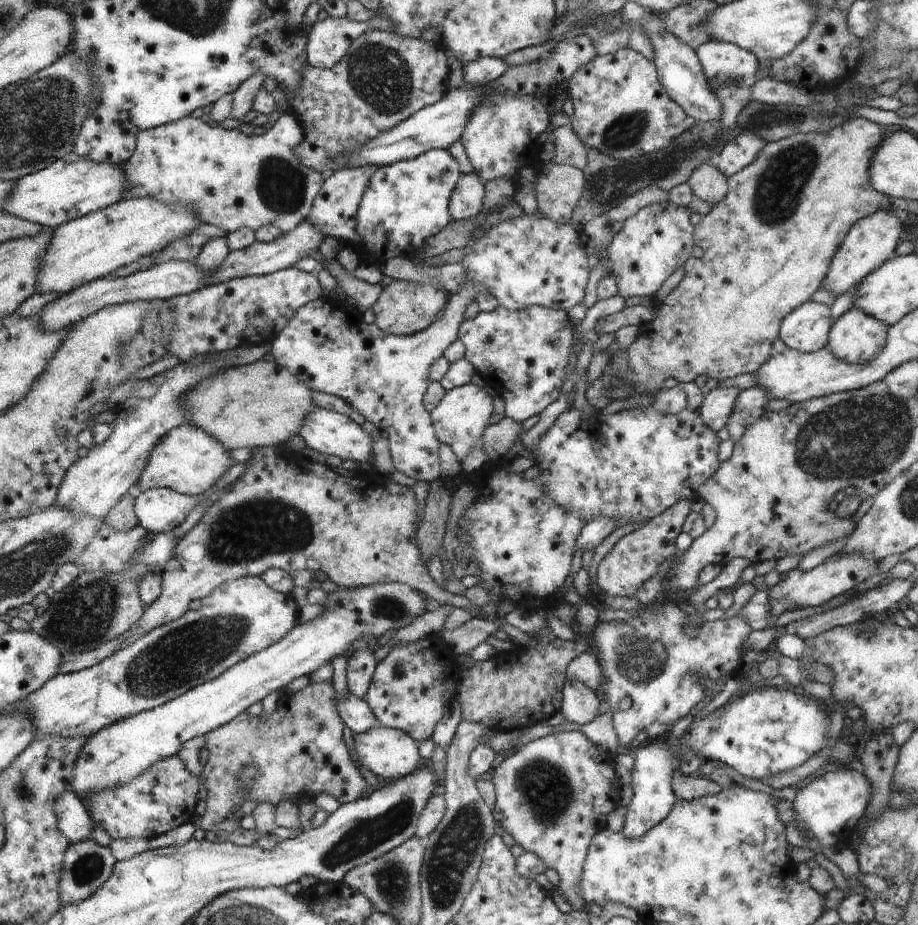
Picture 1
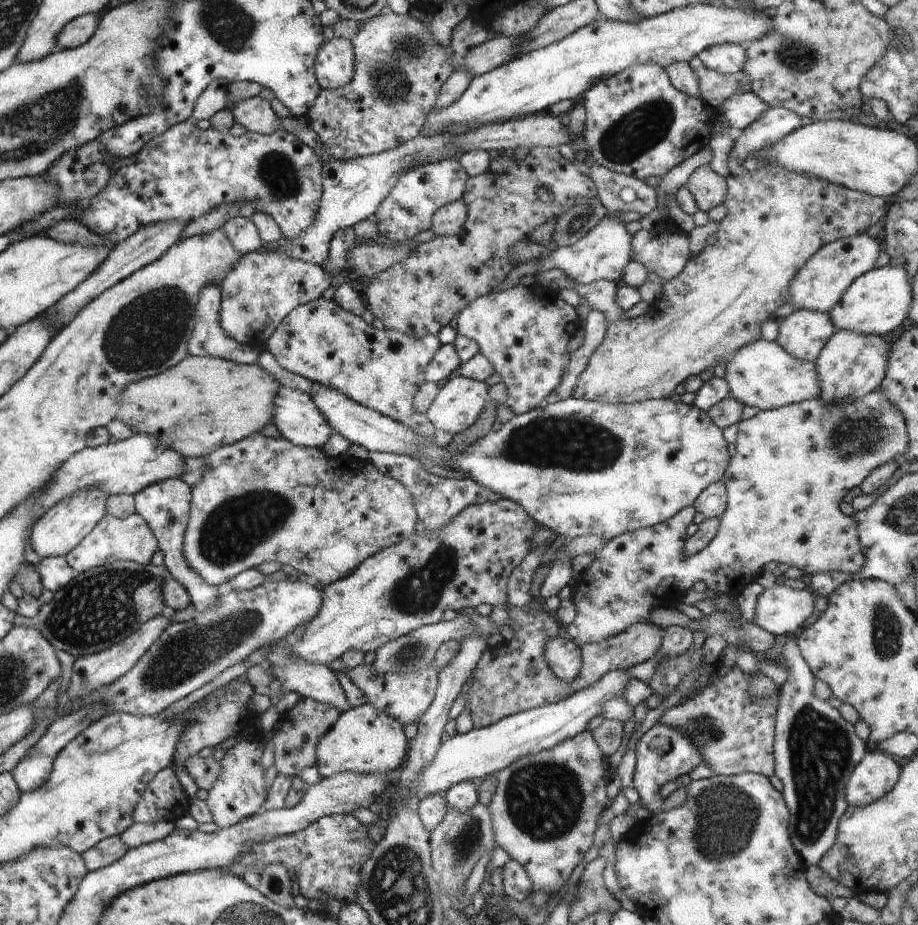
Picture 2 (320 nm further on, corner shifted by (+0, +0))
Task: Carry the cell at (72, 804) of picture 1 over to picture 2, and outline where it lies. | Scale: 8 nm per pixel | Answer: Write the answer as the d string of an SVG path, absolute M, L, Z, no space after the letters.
M32 754L24 758L12 770L16 785L22 794L26 792L39 791L51 778L54 771L54 761L50 756L44 754Z

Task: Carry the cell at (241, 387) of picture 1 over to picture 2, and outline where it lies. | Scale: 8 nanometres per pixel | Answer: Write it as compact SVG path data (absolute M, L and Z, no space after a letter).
M188 354L171 370L172 372L162 372L129 385L124 391L119 414L114 419L124 422L139 433L155 436L168 448L194 458L207 457L220 447L238 443L247 436L259 433L266 424L273 422L276 396L279 395L281 384L267 369L260 368L260 365L246 365L218 357Z

